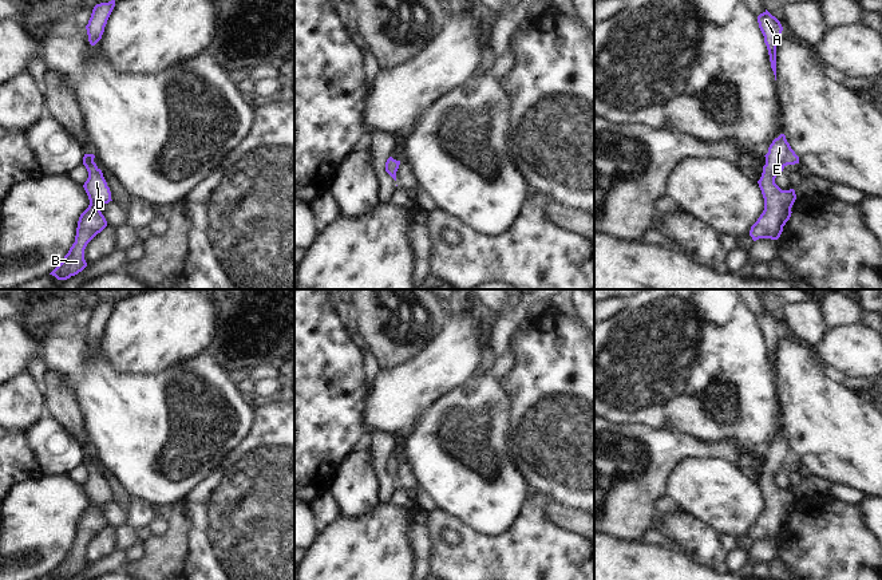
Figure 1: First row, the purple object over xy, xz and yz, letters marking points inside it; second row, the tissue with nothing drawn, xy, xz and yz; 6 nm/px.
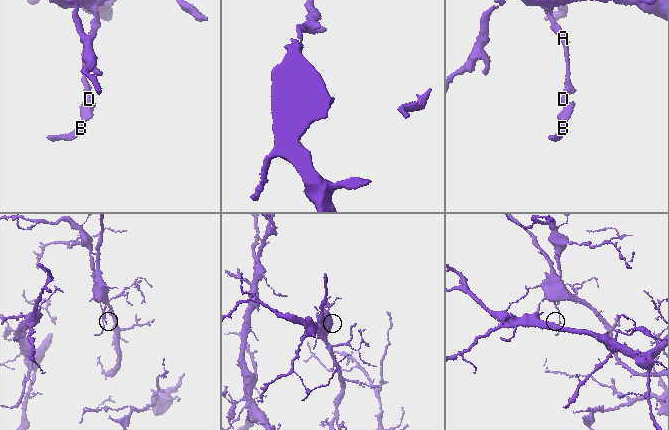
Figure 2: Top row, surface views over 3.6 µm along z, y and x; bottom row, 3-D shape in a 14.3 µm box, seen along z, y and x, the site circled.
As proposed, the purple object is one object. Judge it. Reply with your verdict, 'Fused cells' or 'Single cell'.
Single cell

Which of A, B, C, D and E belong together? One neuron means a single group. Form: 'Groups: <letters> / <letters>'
Groups: A B C D E

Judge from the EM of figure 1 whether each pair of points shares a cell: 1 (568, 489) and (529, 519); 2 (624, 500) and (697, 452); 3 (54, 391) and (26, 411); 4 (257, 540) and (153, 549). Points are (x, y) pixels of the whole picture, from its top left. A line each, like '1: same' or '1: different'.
1: different
2: same
3: different
4: different

